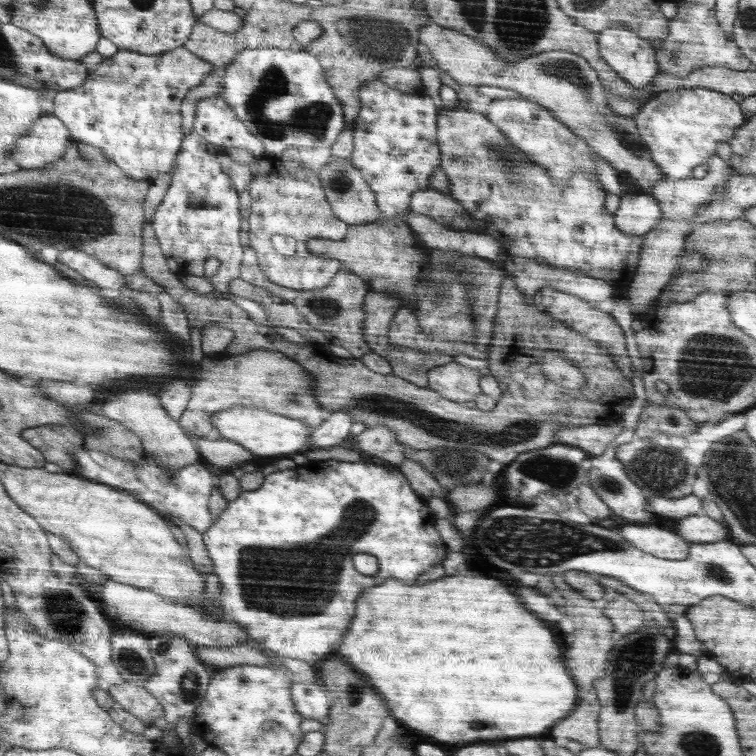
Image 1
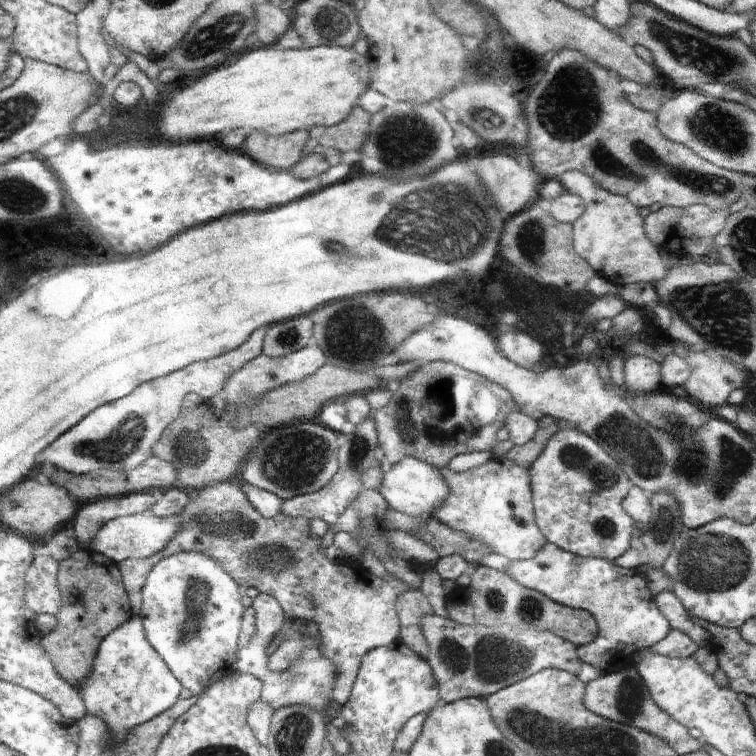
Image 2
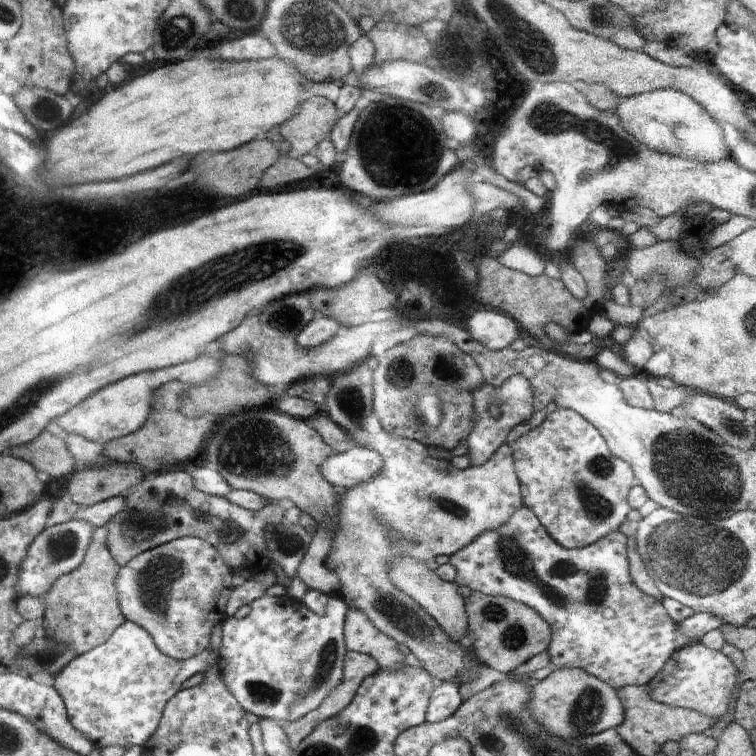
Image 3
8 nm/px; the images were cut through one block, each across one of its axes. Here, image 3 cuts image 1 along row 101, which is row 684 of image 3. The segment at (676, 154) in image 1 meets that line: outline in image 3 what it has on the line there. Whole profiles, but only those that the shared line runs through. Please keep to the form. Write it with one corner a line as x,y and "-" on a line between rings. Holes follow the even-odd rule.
698,642
693,646
676,649
664,670
647,686
660,703
688,707
701,714
710,715
716,724
728,710
737,673
737,668
721,651
711,650

